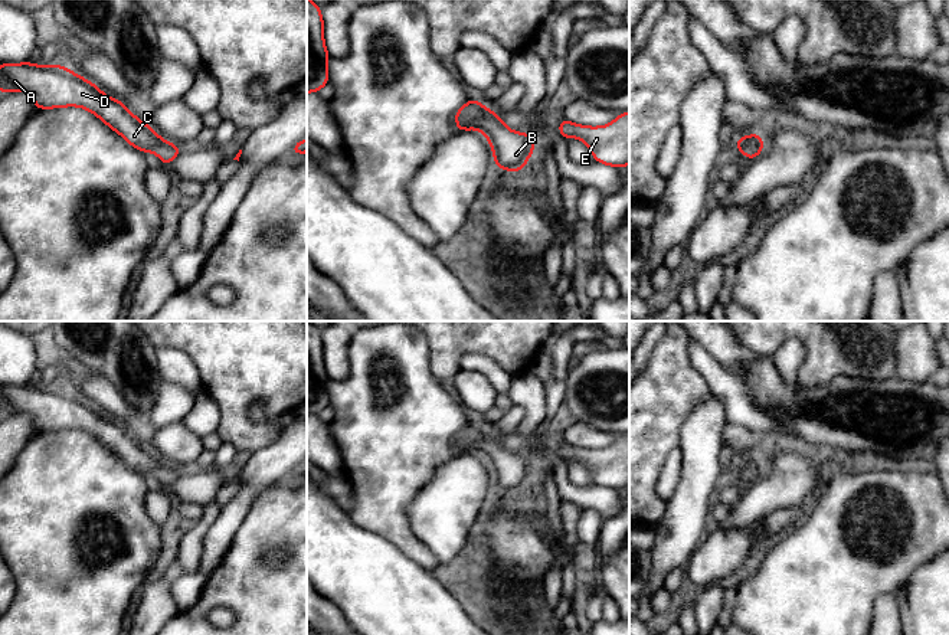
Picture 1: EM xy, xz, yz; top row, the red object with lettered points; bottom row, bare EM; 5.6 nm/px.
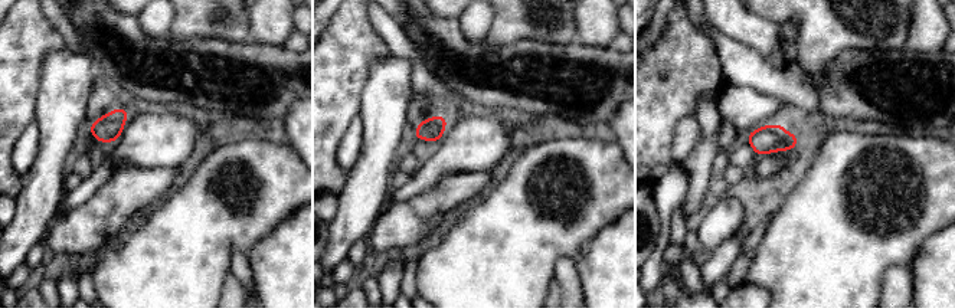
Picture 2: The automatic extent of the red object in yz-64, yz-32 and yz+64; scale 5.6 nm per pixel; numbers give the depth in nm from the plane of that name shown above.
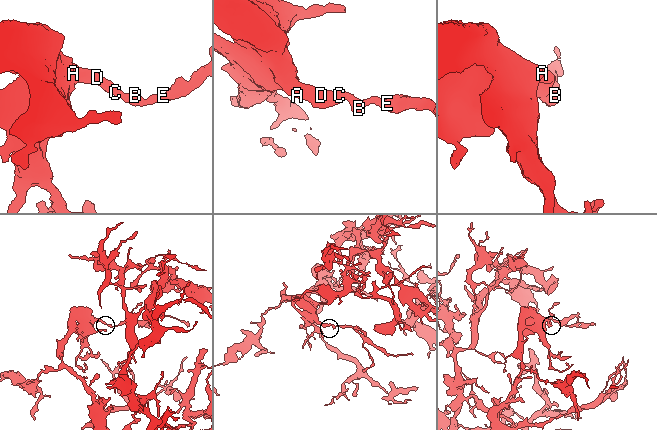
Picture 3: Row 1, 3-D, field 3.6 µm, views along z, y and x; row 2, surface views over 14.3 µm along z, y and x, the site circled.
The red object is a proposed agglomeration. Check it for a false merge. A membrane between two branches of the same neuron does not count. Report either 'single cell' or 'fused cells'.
single cell

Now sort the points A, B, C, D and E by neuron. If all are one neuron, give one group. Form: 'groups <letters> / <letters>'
groups A B C D E

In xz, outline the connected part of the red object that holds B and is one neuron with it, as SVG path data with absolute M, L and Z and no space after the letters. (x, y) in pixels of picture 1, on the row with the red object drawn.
M475 98L455 112L455 125L459 131L480 130L491 144L494 166L510 173L521 171L536 147L534 137L510 130L501 117Z

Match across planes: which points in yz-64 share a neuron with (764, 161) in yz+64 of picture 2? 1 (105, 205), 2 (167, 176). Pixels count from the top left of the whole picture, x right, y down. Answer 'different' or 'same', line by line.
1: different
2: different

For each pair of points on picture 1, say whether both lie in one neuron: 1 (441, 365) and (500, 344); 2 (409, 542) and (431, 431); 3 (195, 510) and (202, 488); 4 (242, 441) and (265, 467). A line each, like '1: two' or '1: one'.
1: one
2: one
3: two
4: two

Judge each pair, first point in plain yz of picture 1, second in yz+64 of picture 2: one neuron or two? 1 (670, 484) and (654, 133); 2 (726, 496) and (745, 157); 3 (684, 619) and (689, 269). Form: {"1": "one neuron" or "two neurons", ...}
{"1": "two neurons", "2": "one neuron", "3": "one neuron"}

